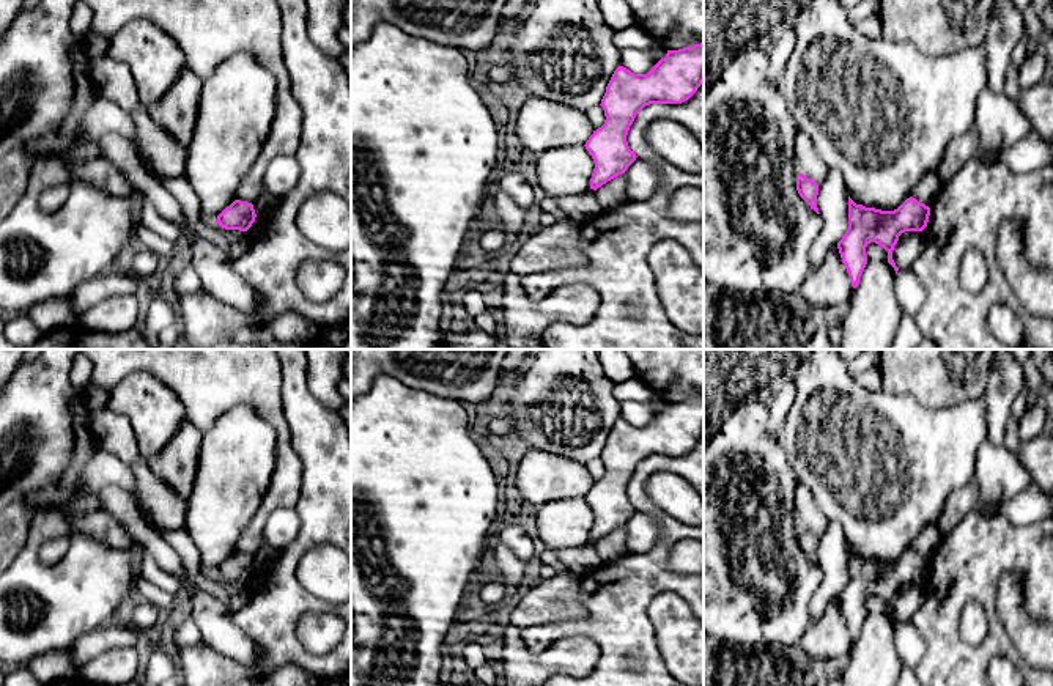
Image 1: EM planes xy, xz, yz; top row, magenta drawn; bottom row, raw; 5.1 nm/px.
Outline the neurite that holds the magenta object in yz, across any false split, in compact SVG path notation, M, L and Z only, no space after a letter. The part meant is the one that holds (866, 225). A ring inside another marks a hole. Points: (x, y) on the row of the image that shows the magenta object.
M848 197L848 228L837 242L837 249L852 286L858 286L867 264L866 247L870 242L888 252L888 263L897 274L899 267L892 260L892 250L899 236L905 231L922 231L927 227L929 216L930 208L913 197L907 198L894 211L866 208Z

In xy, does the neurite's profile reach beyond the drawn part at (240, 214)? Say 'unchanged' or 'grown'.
unchanged

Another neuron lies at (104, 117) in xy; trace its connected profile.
M101 96L96 98L77 124L82 140L98 142L105 134L118 134L131 143L137 138L131 113Z

